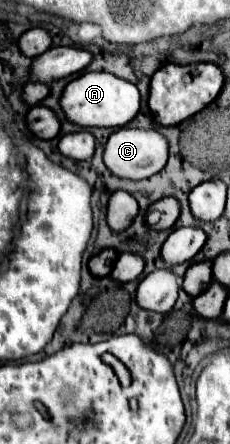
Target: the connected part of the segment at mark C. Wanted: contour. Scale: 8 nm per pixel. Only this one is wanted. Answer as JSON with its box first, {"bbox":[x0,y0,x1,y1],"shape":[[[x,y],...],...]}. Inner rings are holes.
{"bbox":[103,128,167,180],"shape":[[[121,128],[113,132],[105,144],[103,162],[109,172],[125,180],[143,180],[149,178],[167,164],[167,140],[157,130],[139,130],[139,128]]]}

